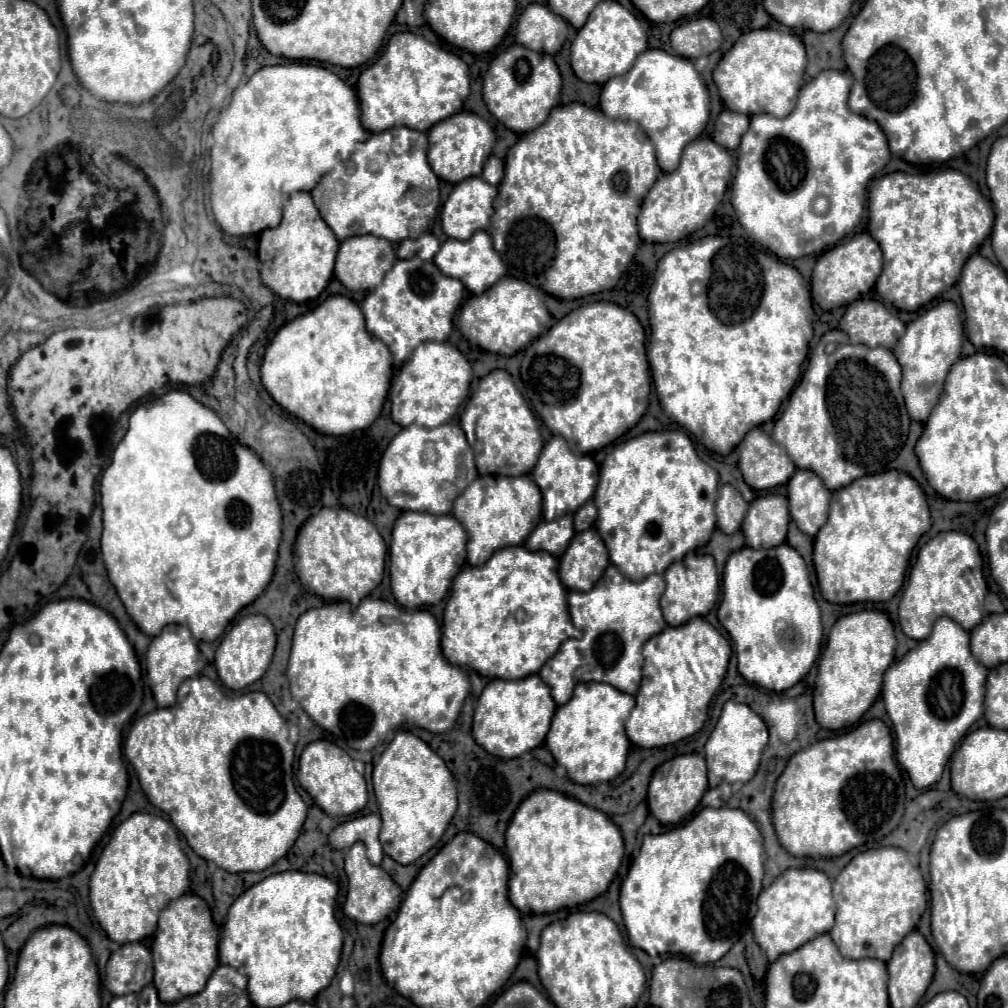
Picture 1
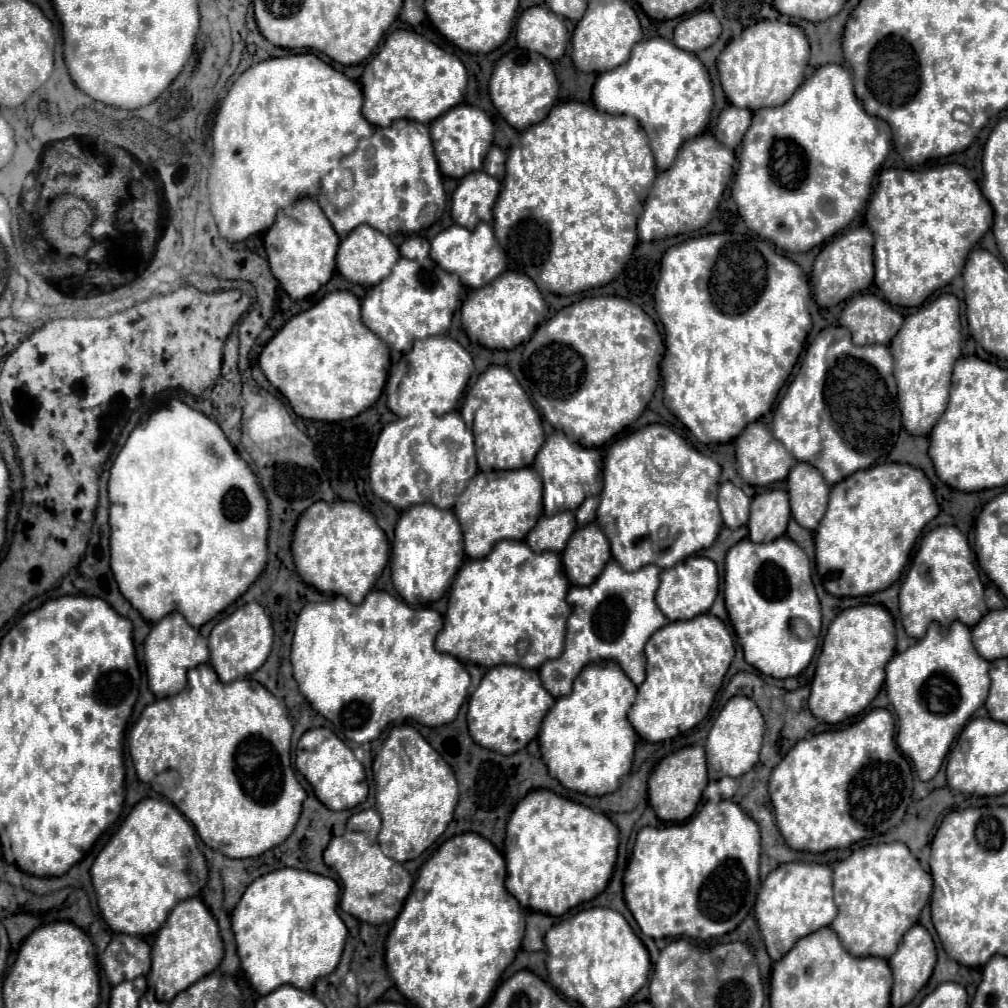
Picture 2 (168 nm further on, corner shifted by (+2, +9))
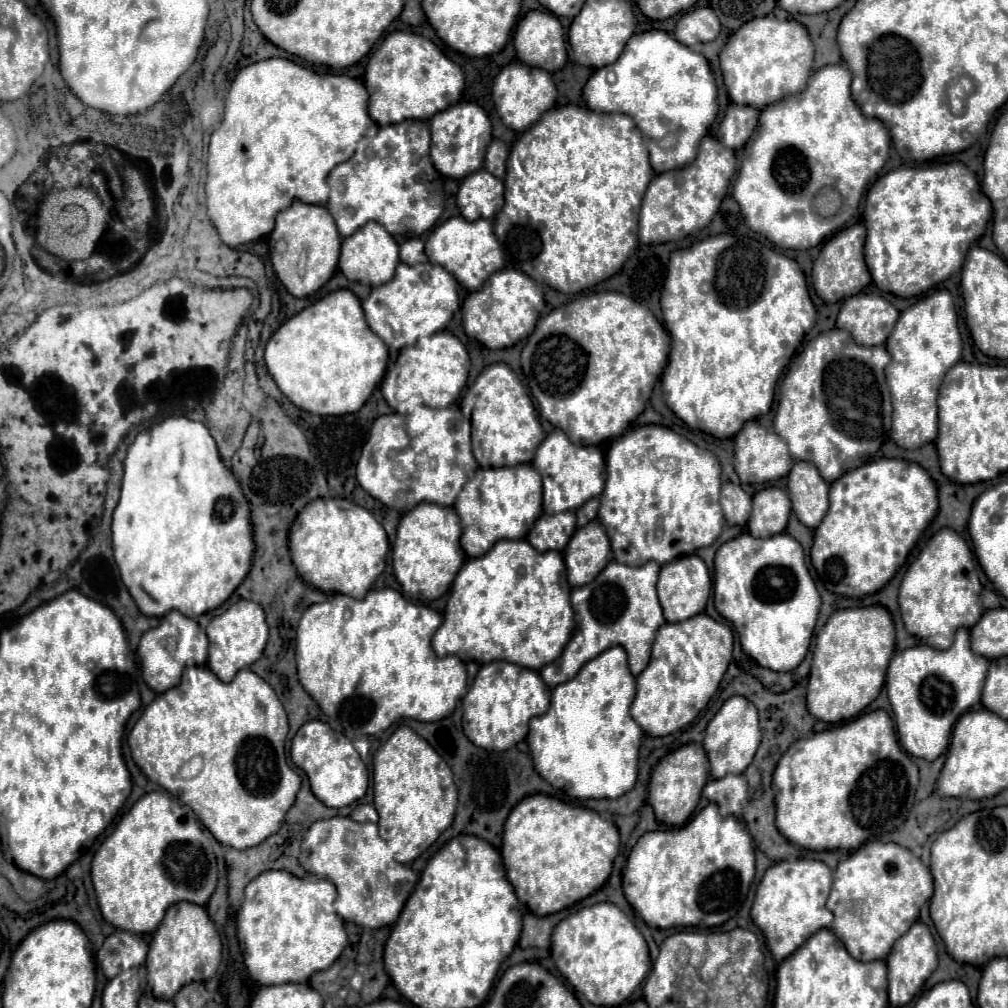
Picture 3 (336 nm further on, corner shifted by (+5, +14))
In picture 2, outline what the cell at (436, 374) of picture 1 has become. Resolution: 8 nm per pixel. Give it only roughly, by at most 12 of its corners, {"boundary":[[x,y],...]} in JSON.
{"boundary":[[448,336],[416,340],[384,394],[400,418],[418,402],[456,409],[474,370]]}

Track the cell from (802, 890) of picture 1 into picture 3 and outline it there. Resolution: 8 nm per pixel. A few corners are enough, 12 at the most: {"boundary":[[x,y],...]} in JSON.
{"boundary":[[779,861],[751,907],[777,961],[831,927],[835,869]]}

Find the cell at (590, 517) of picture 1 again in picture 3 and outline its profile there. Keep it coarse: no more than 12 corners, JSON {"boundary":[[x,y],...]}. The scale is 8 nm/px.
{"boundary":[[589,499],[576,512],[577,527],[597,517],[599,499]]}

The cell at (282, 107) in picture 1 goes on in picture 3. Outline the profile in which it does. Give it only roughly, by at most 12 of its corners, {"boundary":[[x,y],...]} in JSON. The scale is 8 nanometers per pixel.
{"boundary":[[289,59],[237,73],[207,157],[231,249],[379,125],[365,85]]}

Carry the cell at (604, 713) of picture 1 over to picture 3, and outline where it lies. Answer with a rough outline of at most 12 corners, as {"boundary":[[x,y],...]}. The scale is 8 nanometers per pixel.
{"boundary":[[611,647],[529,721],[535,771],[575,799],[637,781],[635,675]]}

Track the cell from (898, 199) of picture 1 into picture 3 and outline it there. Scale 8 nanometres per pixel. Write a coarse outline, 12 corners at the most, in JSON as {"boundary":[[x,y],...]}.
{"boundary":[[959,161],[867,191],[873,283],[915,297],[981,239],[991,201]]}

